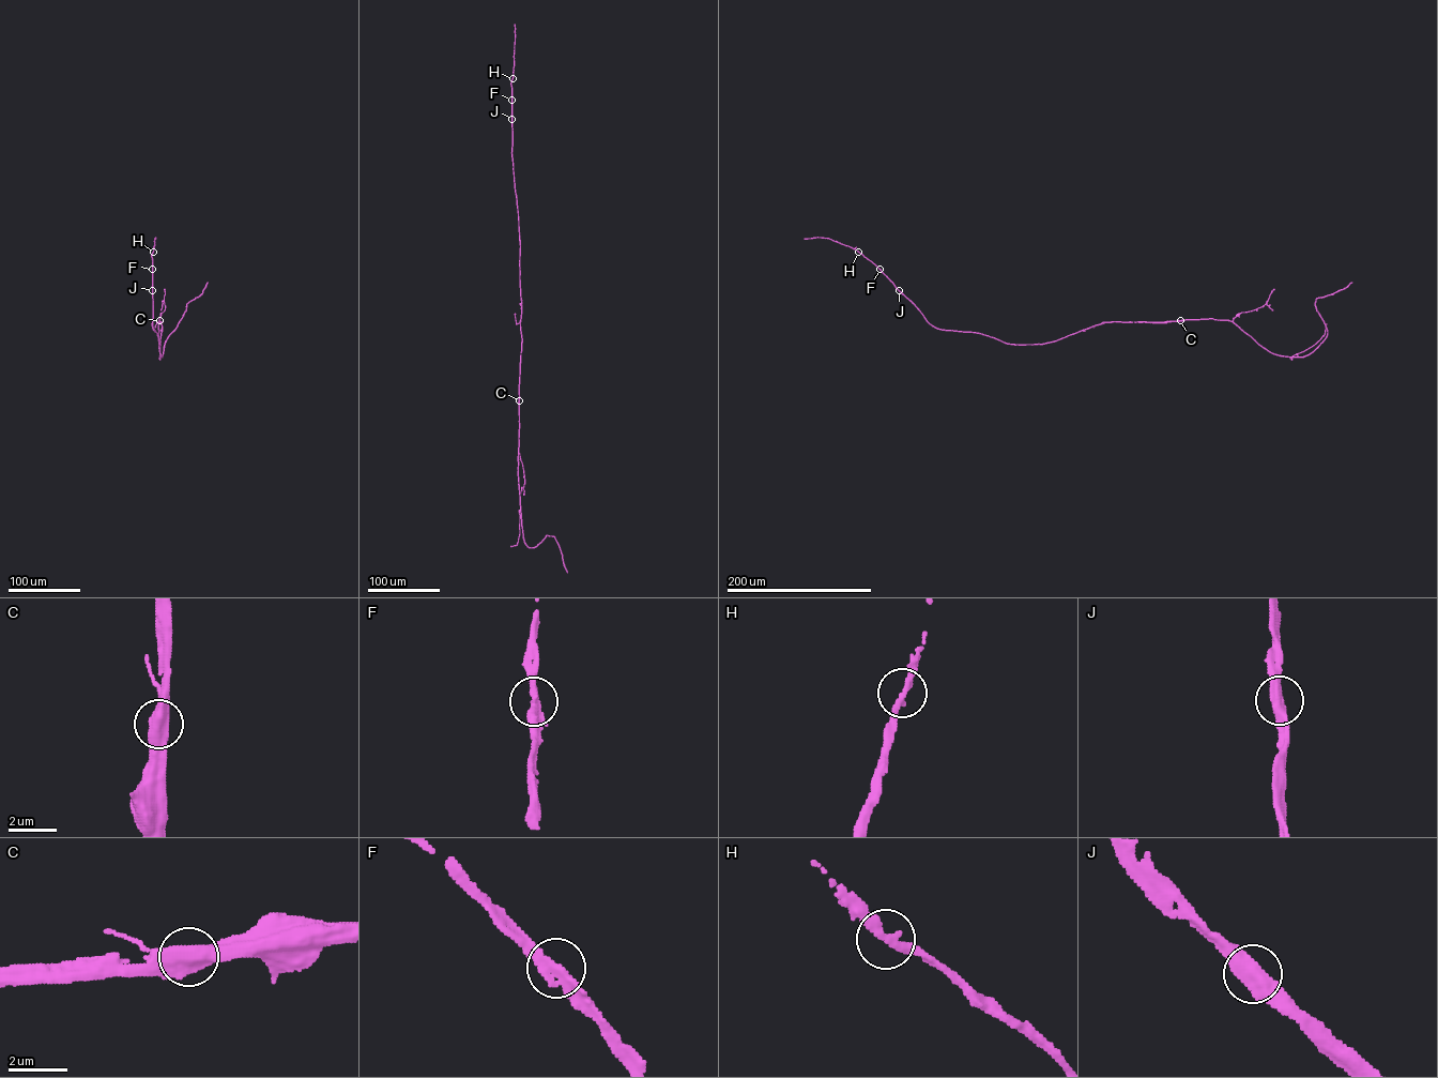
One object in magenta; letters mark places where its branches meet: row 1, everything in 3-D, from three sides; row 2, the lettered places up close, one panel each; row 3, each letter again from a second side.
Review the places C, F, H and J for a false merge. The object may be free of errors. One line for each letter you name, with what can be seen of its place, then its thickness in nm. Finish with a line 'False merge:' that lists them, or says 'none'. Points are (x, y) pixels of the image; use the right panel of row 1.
C: (1180, 320) | 650 nm
False merge: C

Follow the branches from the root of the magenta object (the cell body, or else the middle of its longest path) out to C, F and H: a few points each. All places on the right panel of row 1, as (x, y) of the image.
C: (1100, 323), (1180, 320)
F: (1100, 323), (1055, 340), (1034, 344), (1007, 344), (978, 333), (938, 329), (928, 321), (880, 269)
H: (1100, 323), (1055, 340), (1027, 345), (1007, 344), (973, 332), (937, 329), (877, 267), (858, 252)

